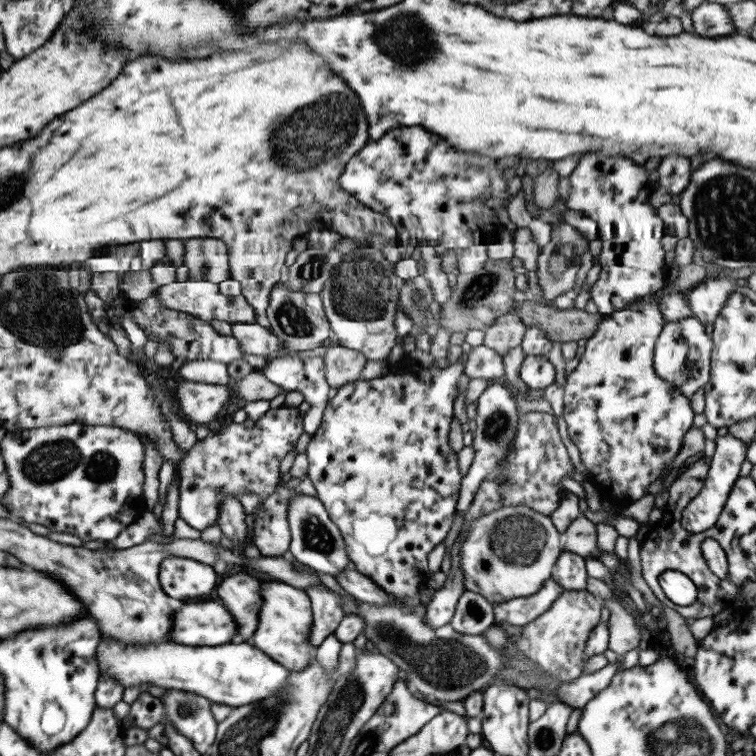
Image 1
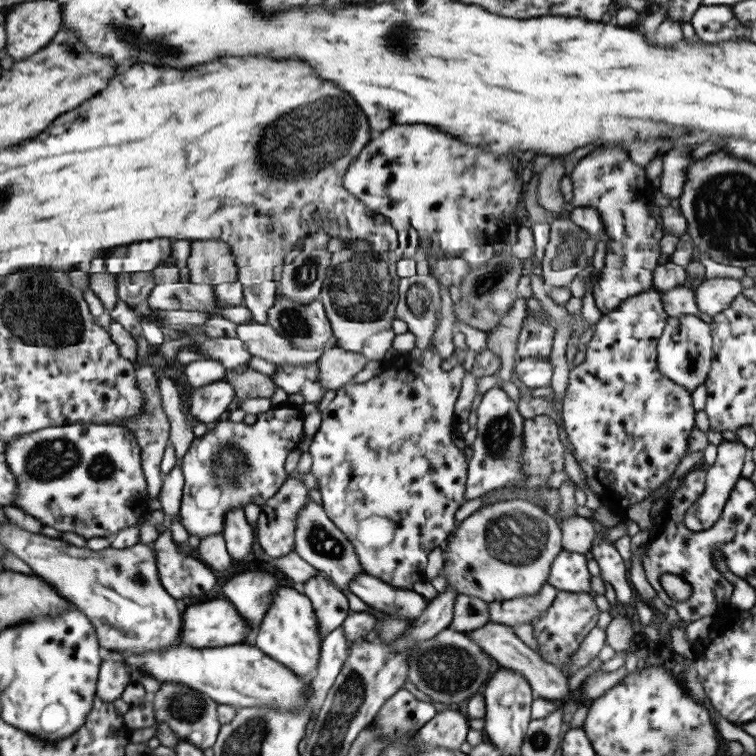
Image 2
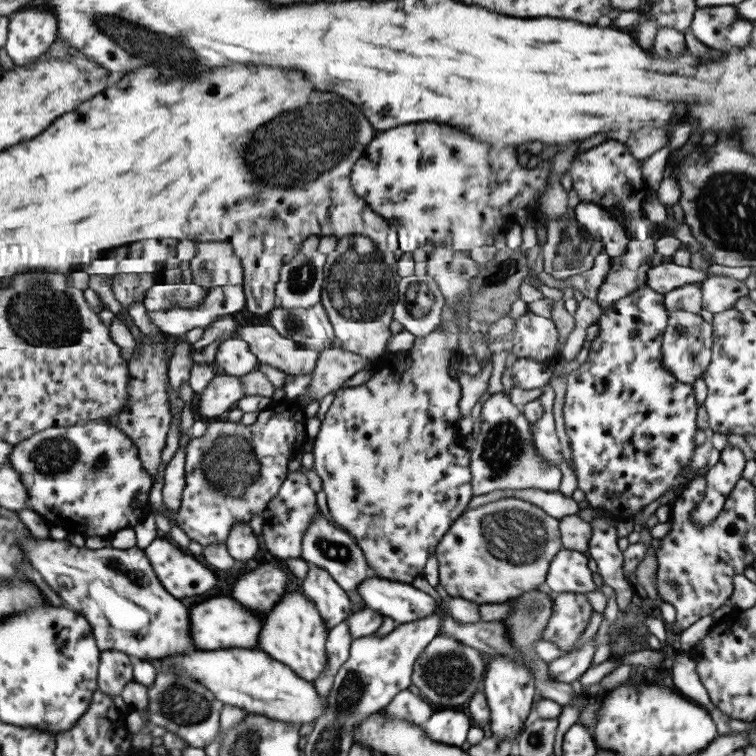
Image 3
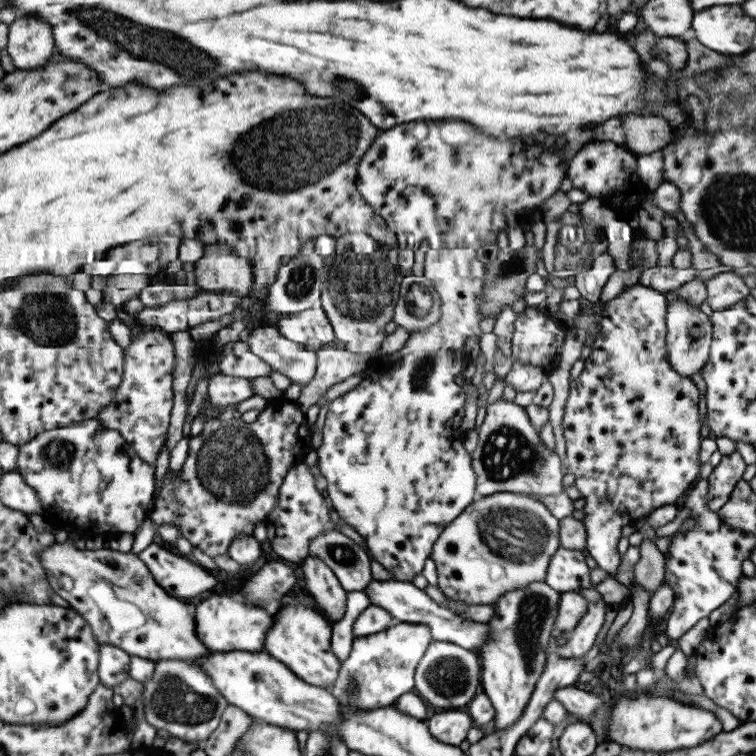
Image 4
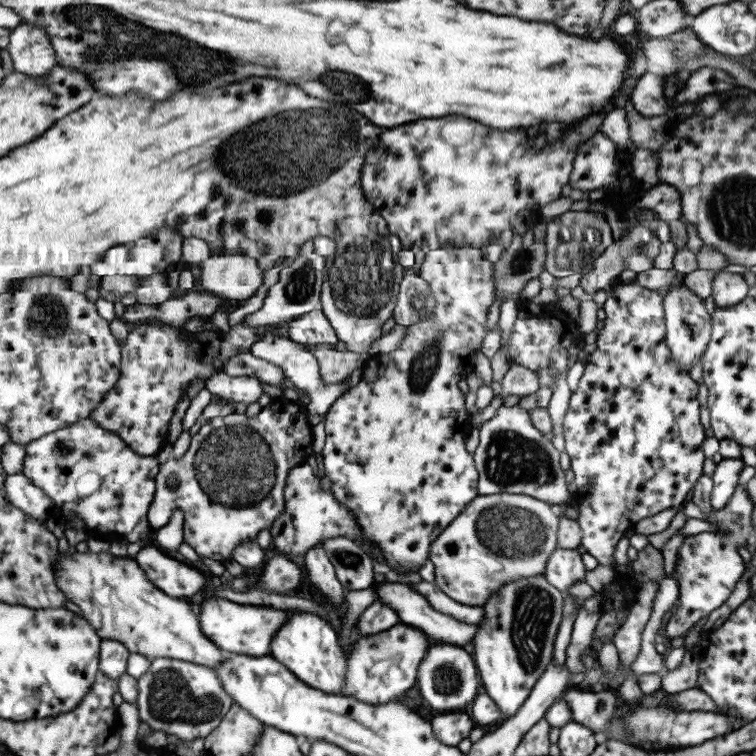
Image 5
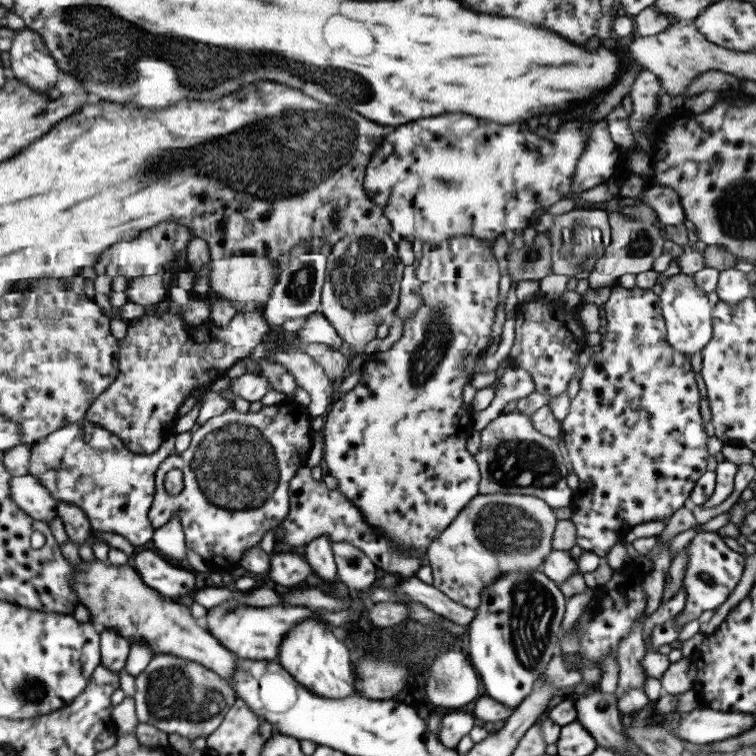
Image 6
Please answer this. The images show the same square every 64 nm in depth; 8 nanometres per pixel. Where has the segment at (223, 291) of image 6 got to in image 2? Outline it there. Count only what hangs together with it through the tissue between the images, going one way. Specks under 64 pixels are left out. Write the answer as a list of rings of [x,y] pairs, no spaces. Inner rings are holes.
[[[218,240],[190,241],[190,251],[186,258],[191,282],[223,284],[237,281],[237,269],[233,255],[226,242]]]

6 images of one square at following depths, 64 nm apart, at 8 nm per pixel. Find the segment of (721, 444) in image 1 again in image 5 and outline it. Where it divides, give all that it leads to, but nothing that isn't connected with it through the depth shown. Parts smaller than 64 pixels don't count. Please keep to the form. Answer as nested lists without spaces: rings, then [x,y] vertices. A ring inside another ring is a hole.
[[[724,458],[715,465],[711,475],[712,489],[709,496],[712,510],[719,510],[727,504],[735,490],[737,478],[739,478],[739,472],[743,466],[741,458]]]

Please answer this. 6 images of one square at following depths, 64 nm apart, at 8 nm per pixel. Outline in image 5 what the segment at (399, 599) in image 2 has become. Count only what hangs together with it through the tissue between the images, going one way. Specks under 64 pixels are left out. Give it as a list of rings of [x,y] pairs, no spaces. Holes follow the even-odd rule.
[[[397,582],[379,583],[374,588],[374,594],[378,602],[387,605],[389,609],[393,609],[393,611],[397,613],[400,623],[420,628],[426,634],[426,638],[429,638],[431,641],[439,640],[441,643],[449,643],[450,645],[463,647],[465,644],[472,642],[472,638],[478,629],[478,626],[475,624],[463,624],[463,622],[457,622],[455,618],[451,618],[451,616],[447,616],[447,614],[441,614],[441,612],[433,610],[433,608],[425,602],[425,598],[417,591],[411,590],[407,584]]]

